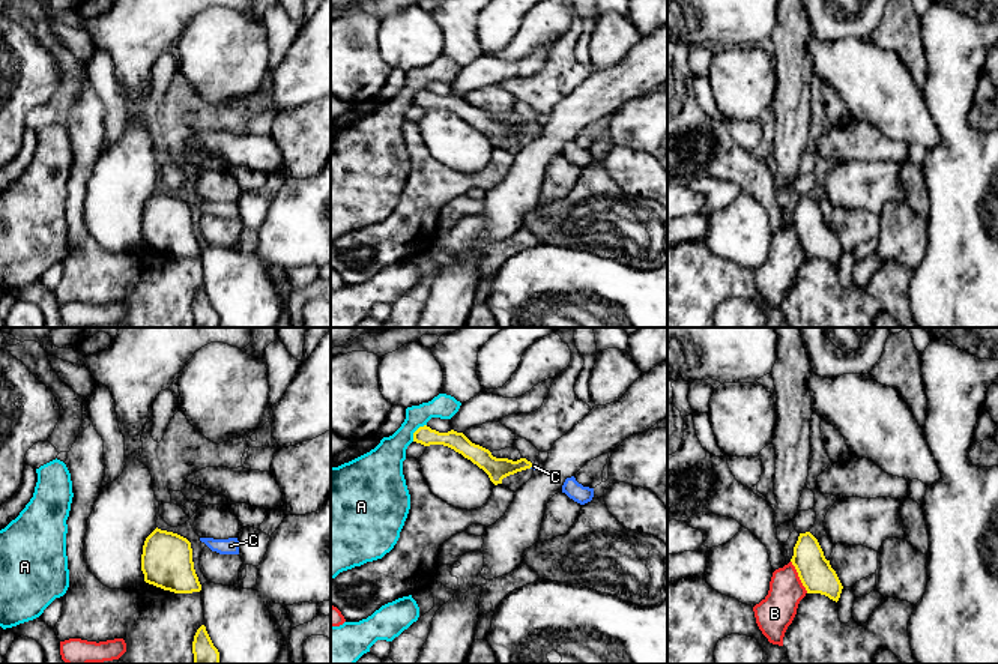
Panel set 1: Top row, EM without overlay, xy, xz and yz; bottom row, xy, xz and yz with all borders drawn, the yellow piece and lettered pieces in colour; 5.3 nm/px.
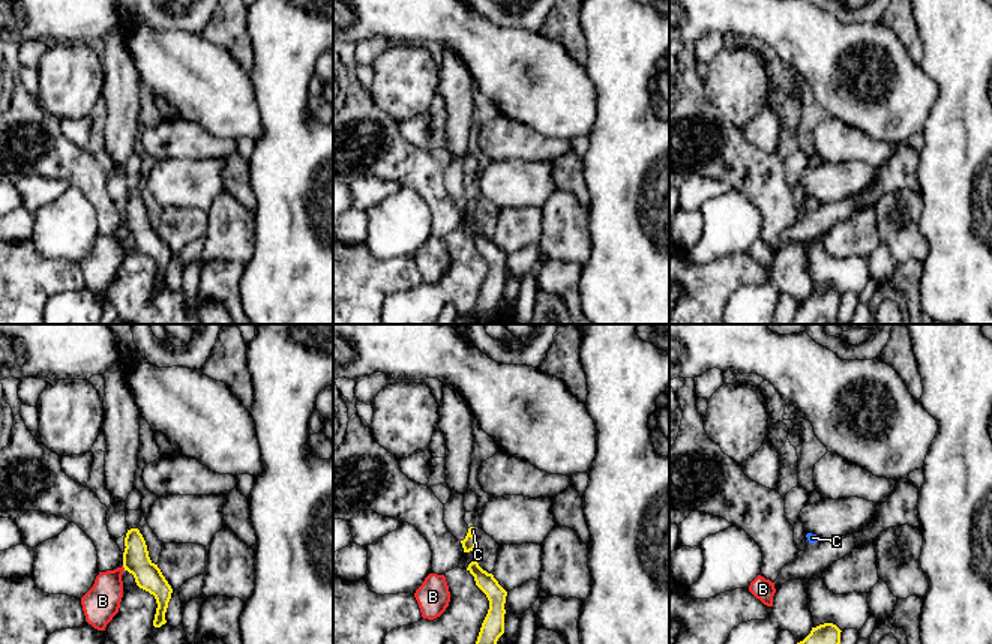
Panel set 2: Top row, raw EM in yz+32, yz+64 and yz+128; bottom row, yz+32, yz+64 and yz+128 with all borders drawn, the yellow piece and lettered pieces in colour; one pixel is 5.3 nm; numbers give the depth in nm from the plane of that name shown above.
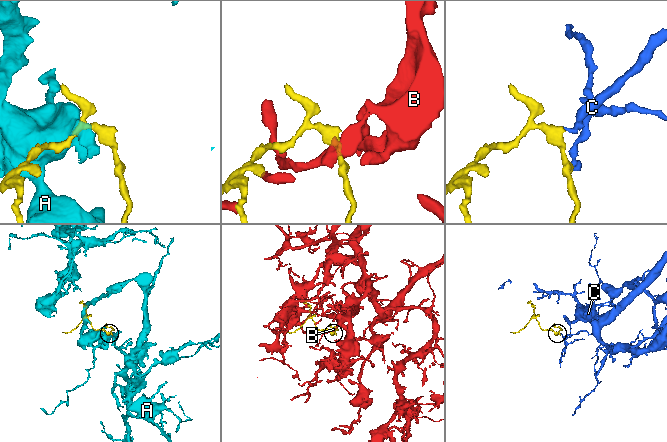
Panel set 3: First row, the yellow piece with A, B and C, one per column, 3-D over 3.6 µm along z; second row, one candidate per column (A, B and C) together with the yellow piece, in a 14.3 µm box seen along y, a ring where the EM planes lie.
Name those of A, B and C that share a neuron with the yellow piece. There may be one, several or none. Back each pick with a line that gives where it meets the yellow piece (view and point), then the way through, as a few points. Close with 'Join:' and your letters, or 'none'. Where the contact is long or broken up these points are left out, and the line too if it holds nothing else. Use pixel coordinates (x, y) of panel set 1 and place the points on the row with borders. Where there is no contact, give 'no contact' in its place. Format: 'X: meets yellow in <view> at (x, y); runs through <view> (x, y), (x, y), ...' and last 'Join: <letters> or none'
C: meets yellow in xz at (531, 466); runs through xz (496, 469), (531, 466), (534, 466)
Join: C

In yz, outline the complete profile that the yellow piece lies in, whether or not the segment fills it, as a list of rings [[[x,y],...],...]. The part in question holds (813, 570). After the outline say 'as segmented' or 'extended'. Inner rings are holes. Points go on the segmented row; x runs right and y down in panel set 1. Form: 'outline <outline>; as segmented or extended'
outline [[[810,532],[800,533],[791,562],[807,593],[821,593],[839,601],[843,586]]]; as segmented

